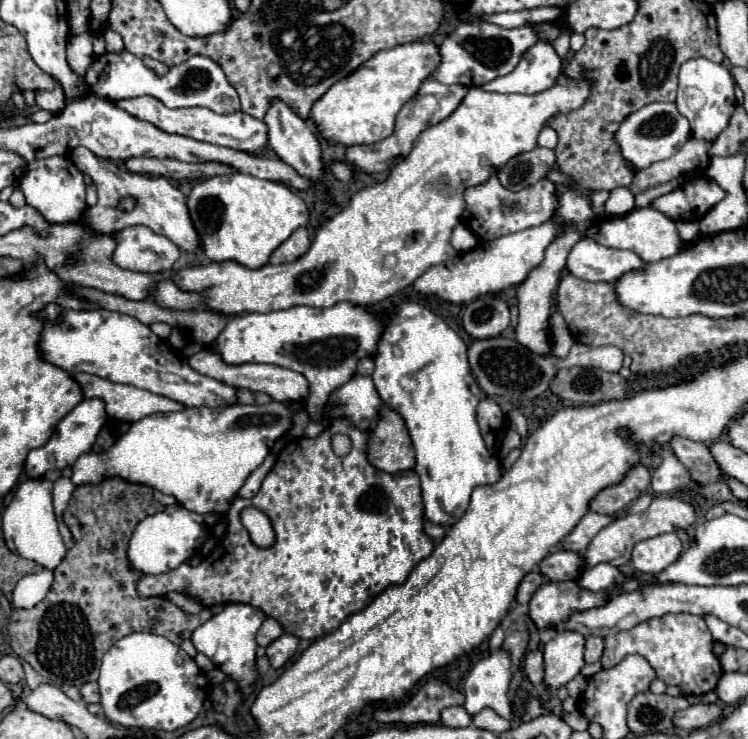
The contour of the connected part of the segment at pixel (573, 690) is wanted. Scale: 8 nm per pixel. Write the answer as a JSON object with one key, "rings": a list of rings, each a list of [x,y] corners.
{"rings":[[[578,674],[578,676],[574,676],[568,684],[566,684],[566,688],[568,688],[568,694],[572,696],[572,698],[580,698],[582,696],[582,692],[586,690],[586,678],[582,676],[582,674]]]}

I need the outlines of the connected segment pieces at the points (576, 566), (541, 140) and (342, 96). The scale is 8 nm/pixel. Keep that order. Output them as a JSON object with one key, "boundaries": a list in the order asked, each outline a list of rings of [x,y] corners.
{"boundaries":[[[[556,550],[538,564],[538,570],[550,582],[564,582],[564,580],[576,580],[578,574],[582,572],[582,564],[584,560],[580,554],[568,550]]],[[[544,128],[538,136],[538,146],[544,146],[544,148],[556,148],[556,132],[552,128]]],[[[412,42],[382,50],[350,76],[330,86],[330,90],[314,102],[310,120],[316,124],[320,138],[328,144],[354,146],[380,142],[392,134],[398,110],[416,94],[418,86],[434,72],[438,62],[438,48],[432,42]]]]}

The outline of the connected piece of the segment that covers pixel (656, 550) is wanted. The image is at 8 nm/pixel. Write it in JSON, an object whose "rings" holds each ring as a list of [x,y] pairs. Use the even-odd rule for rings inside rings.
{"rings":[[[674,532],[660,534],[654,538],[642,540],[634,546],[632,564],[636,570],[644,574],[658,574],[666,566],[676,562],[680,552],[682,552],[682,542]]]}

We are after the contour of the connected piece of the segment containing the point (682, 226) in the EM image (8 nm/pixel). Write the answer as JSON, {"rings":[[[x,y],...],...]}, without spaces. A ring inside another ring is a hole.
{"rings":[[[676,222],[676,228],[678,228],[678,234],[684,242],[694,242],[702,236],[698,222]]]}

